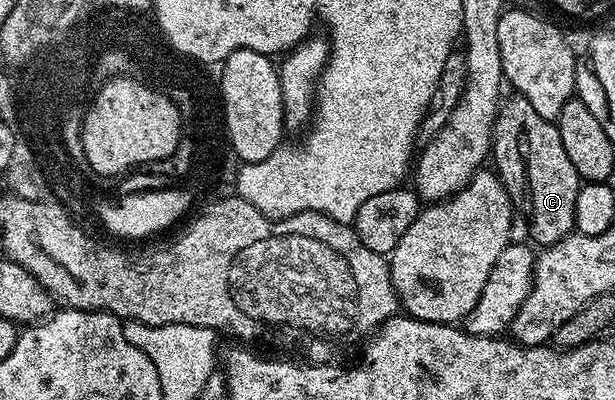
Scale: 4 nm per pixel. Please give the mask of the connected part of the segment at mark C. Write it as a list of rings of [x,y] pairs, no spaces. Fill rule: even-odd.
[[[516,94],[510,97],[502,99],[497,109],[491,164],[493,160],[492,167],[513,199],[514,209],[525,215],[528,239],[544,249],[574,231],[575,198],[579,198],[583,181],[571,158],[567,158],[567,150],[563,150],[563,138],[559,138],[556,123],[539,118],[527,98]]]

